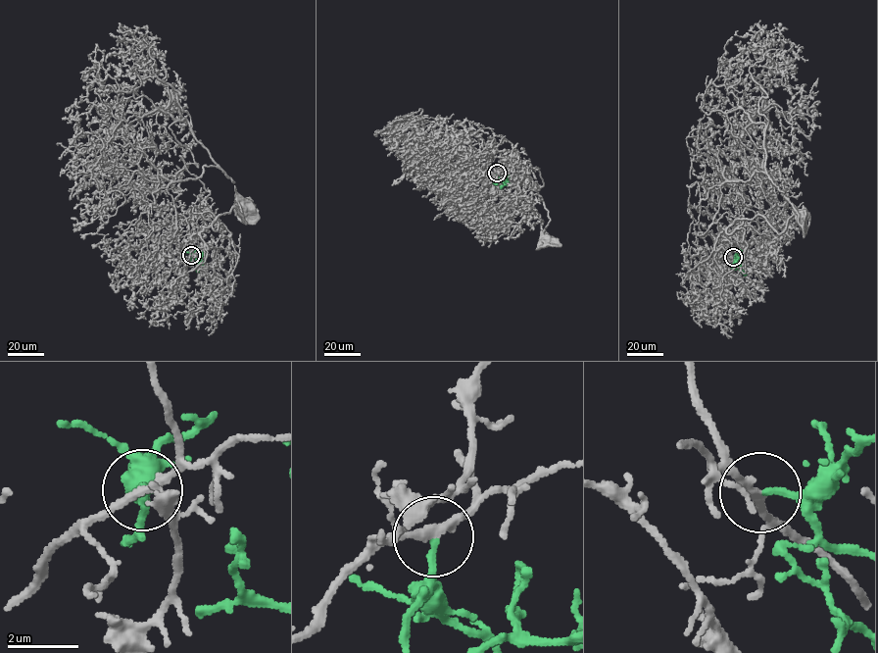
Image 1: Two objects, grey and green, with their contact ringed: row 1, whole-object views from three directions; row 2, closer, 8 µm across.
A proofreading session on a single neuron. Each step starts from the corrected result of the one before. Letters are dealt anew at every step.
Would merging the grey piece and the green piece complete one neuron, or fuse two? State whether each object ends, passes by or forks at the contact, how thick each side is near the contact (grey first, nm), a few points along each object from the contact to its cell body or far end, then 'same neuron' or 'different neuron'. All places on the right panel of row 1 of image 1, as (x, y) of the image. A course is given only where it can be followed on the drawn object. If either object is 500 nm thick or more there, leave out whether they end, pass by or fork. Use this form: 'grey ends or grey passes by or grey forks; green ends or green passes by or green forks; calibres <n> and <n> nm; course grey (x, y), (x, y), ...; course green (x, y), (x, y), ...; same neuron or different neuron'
grey passes by; green ends; calibres 240 and 190 nm; course grey (733, 257), (714, 245), (738, 219), (761, 215), (781, 233), (794, 214), (802, 219); course green (733, 257), (744, 265), (737, 263), (735, 267), (743, 272), (742, 263); same neuron

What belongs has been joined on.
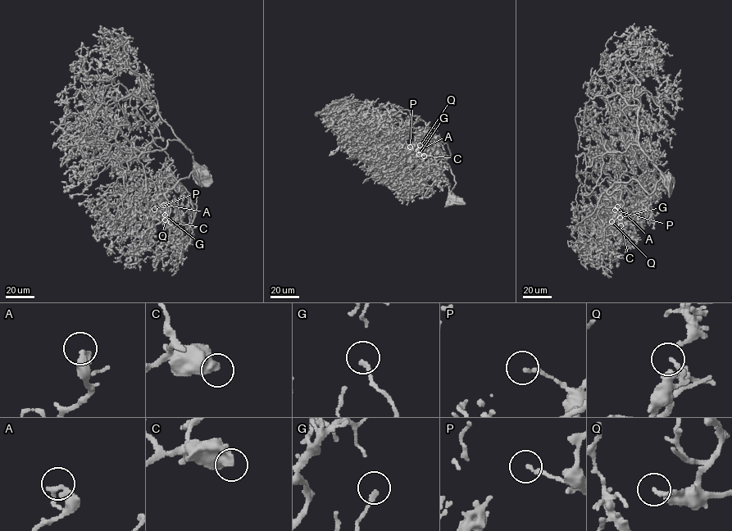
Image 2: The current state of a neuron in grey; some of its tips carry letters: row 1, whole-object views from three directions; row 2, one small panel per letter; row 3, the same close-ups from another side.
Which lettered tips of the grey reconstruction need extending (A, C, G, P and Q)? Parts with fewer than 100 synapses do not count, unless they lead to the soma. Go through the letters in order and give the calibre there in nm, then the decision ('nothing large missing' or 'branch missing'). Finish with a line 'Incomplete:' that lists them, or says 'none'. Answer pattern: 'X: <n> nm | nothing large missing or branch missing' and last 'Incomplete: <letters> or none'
A: 400 nm | nothing large missing
C: 460 nm | nothing large missing
G: 110 nm | nothing large missing
P: 160 nm | nothing large missing
Q: 200 nm | nothing large missing
Incomplete: none

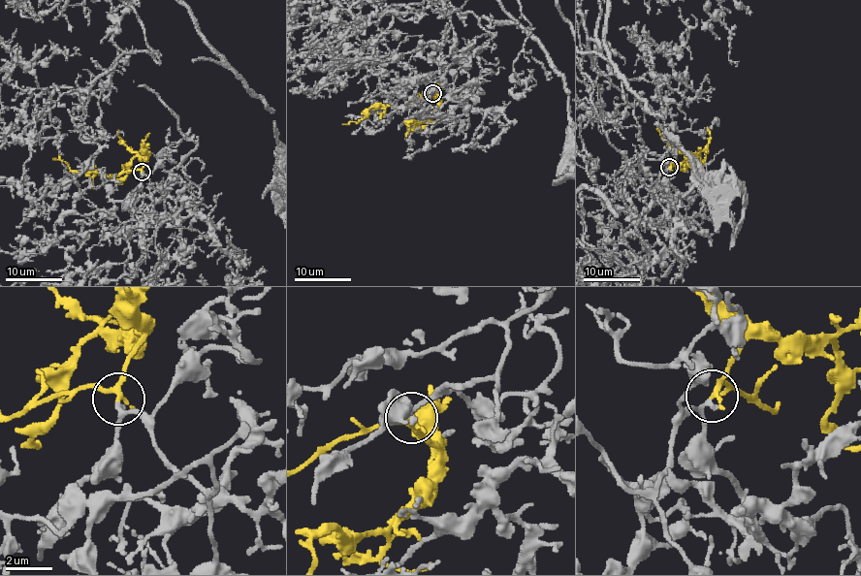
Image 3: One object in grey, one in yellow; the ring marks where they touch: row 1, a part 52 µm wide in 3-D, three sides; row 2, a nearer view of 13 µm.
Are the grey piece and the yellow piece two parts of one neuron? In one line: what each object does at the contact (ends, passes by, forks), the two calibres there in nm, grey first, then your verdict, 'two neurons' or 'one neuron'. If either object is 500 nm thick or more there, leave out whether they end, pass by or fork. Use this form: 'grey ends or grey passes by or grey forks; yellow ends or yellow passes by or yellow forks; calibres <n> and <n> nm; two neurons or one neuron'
grey passes by; yellow passes by; calibres 180 and 200 nm; one neuron

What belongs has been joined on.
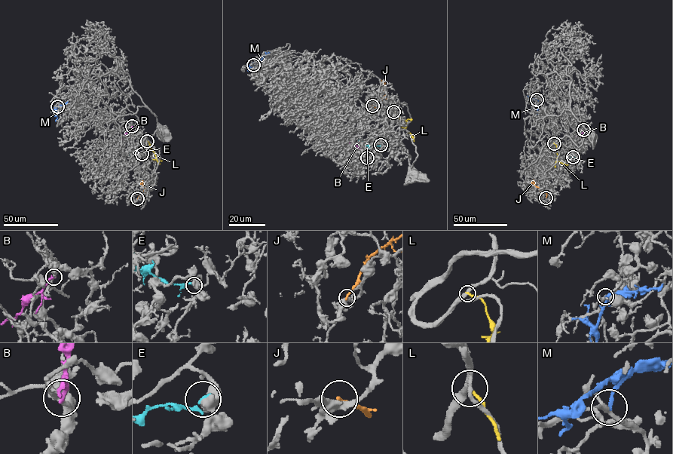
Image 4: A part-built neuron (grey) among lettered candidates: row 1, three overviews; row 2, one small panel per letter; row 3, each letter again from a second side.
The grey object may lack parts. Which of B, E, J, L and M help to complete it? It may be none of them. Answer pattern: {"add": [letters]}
{"add": []}

